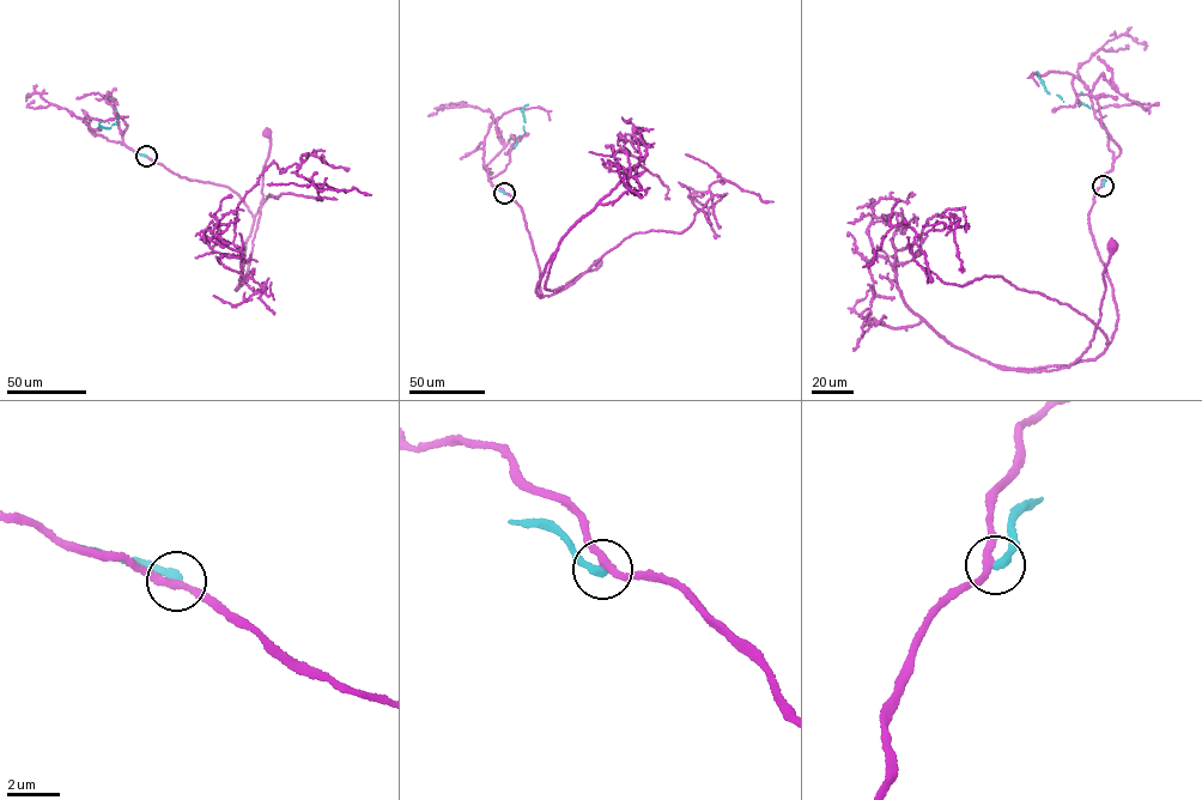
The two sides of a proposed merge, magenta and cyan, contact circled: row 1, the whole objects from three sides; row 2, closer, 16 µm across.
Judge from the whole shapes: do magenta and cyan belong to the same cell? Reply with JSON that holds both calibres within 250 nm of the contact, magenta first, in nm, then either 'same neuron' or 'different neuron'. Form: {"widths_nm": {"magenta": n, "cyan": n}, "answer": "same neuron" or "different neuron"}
{"widths_nm": {"magenta": 280, "cyan": 320}, "answer": "different neuron"}

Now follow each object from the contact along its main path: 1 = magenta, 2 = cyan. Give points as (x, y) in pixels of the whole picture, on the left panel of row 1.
1: (146, 156), (181, 177), (224, 186), (242, 199), (254, 218), (241, 285), (260, 214), (271, 144), (267, 132)
2: (146, 156), (140, 153), (119, 117), (117, 123), (110, 128), (99, 126), (101, 121)

